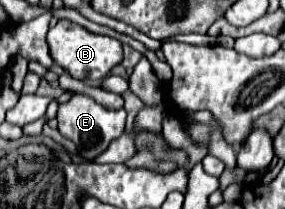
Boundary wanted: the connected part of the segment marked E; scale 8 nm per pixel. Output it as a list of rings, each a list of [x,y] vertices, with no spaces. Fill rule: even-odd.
[[[75,94],[69,102],[59,104],[59,112],[57,112],[57,122],[59,122],[59,132],[61,136],[73,140],[73,144],[79,150],[79,156],[85,160],[95,158],[97,154],[101,154],[111,140],[119,138],[125,130],[125,110],[107,110],[105,106],[97,104],[93,98],[83,96],[83,94]]]

